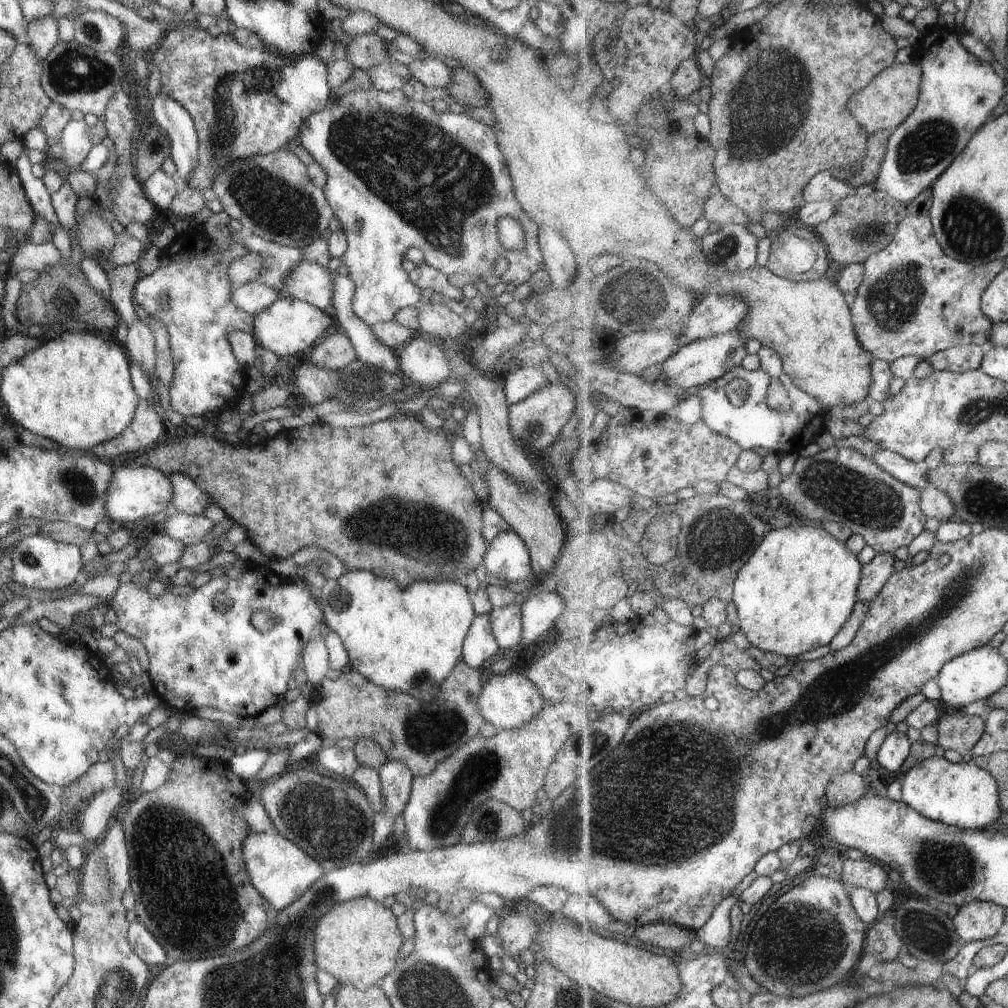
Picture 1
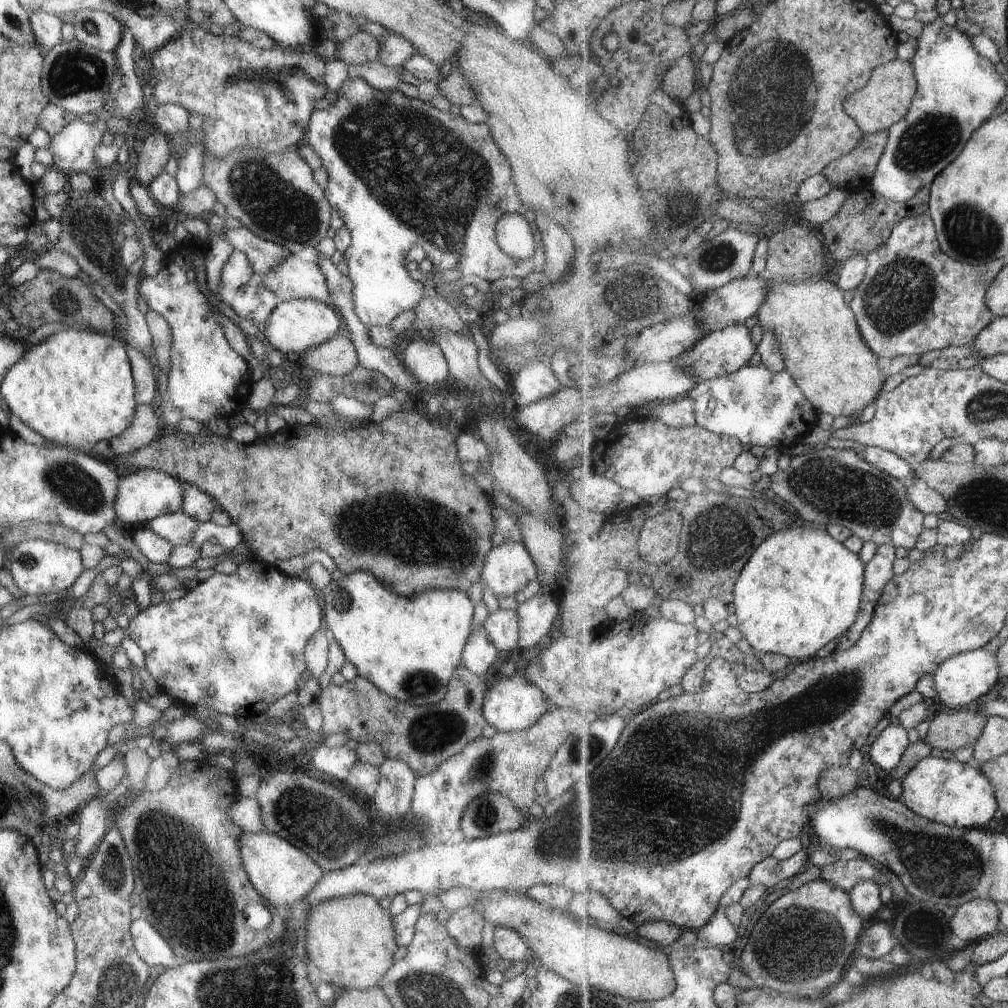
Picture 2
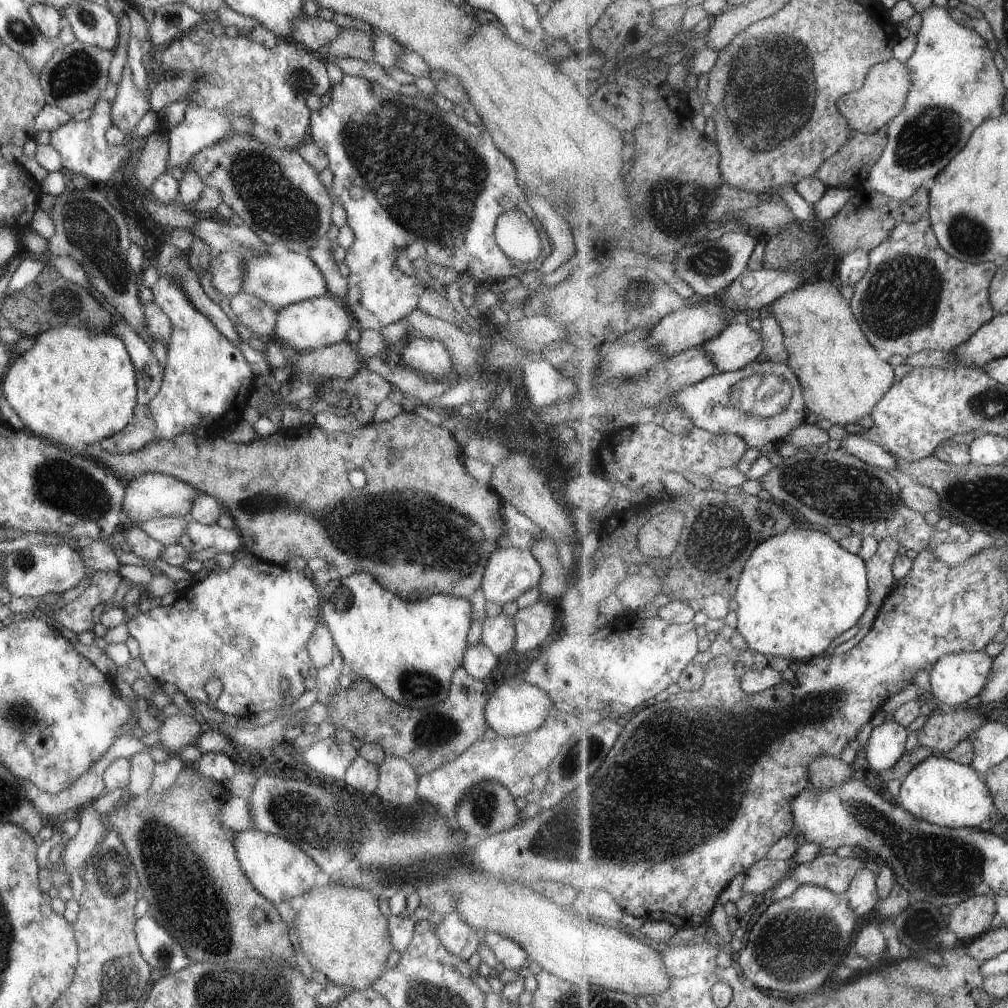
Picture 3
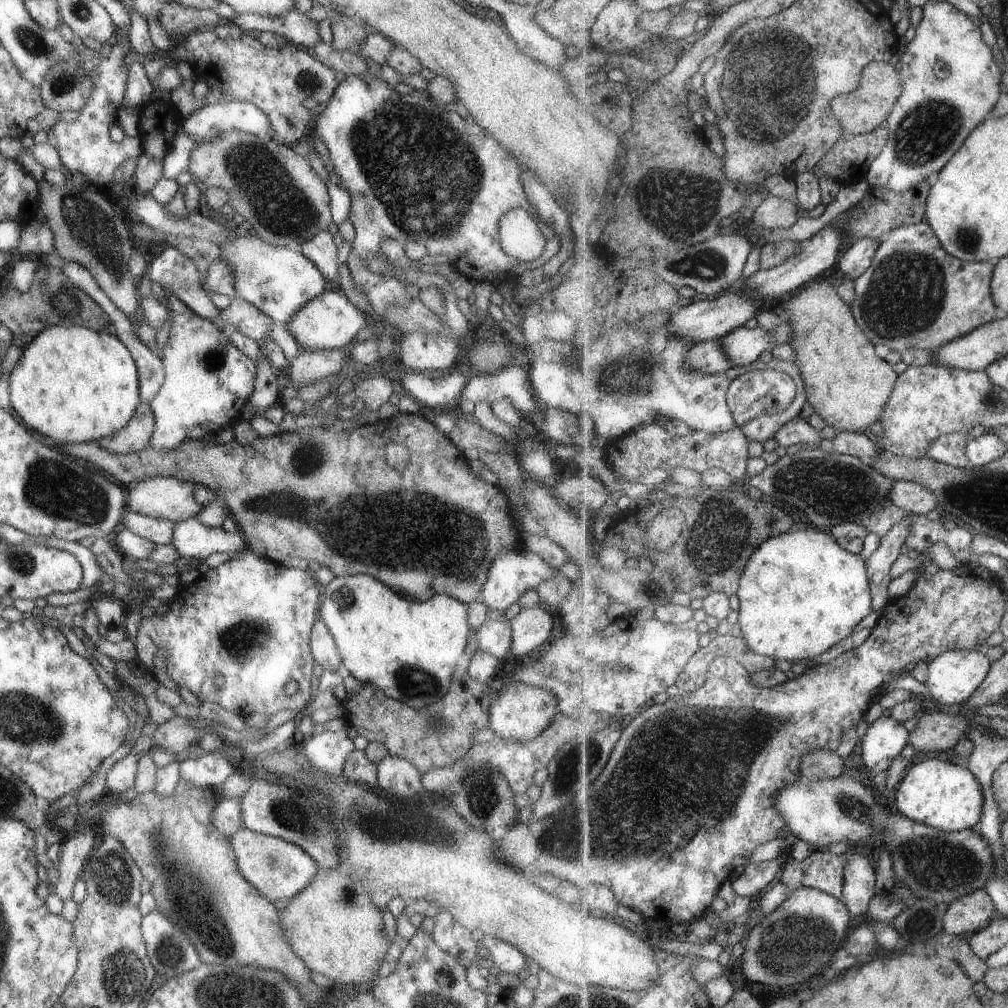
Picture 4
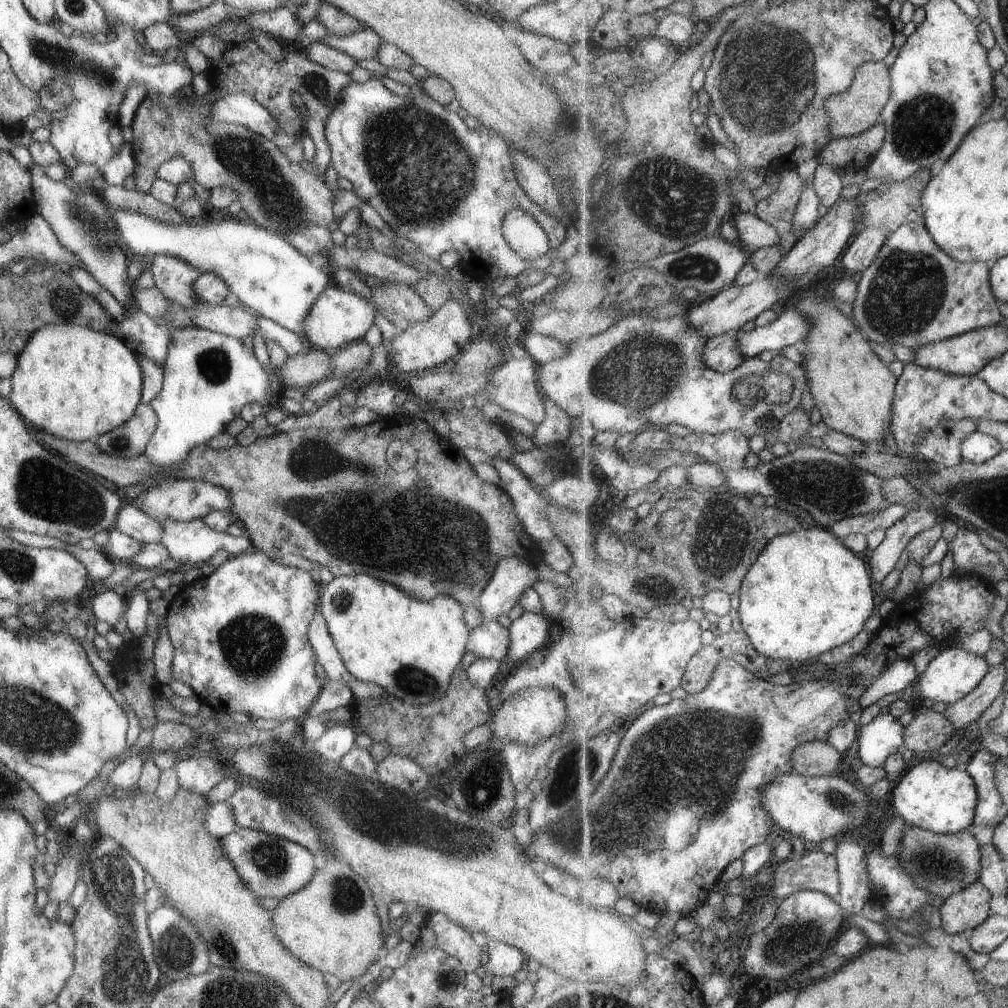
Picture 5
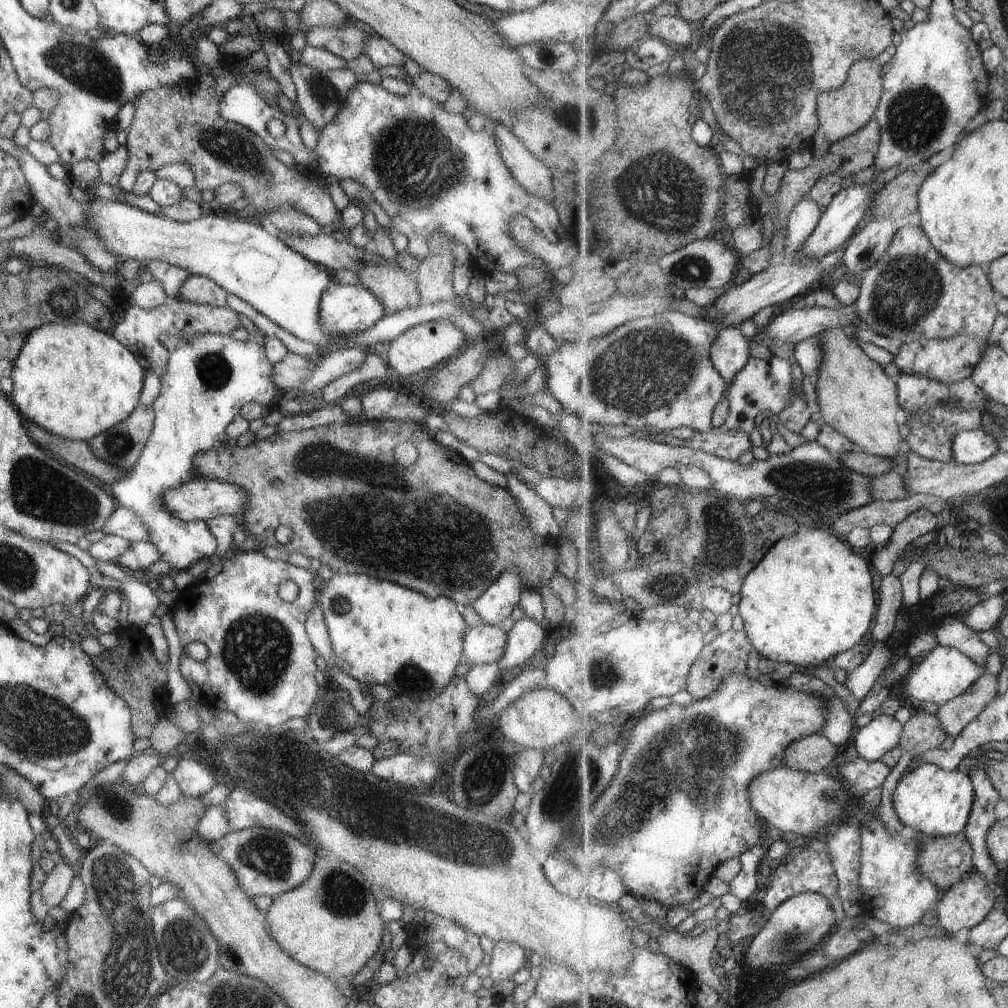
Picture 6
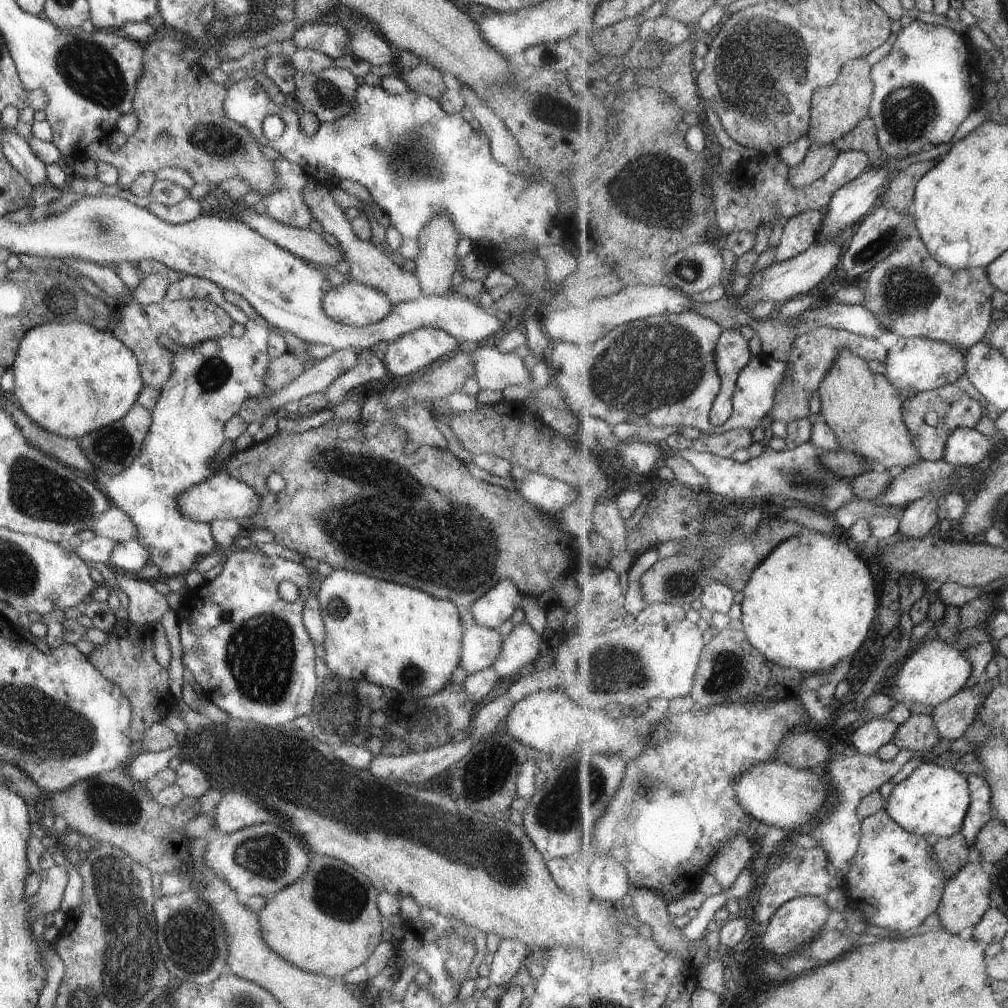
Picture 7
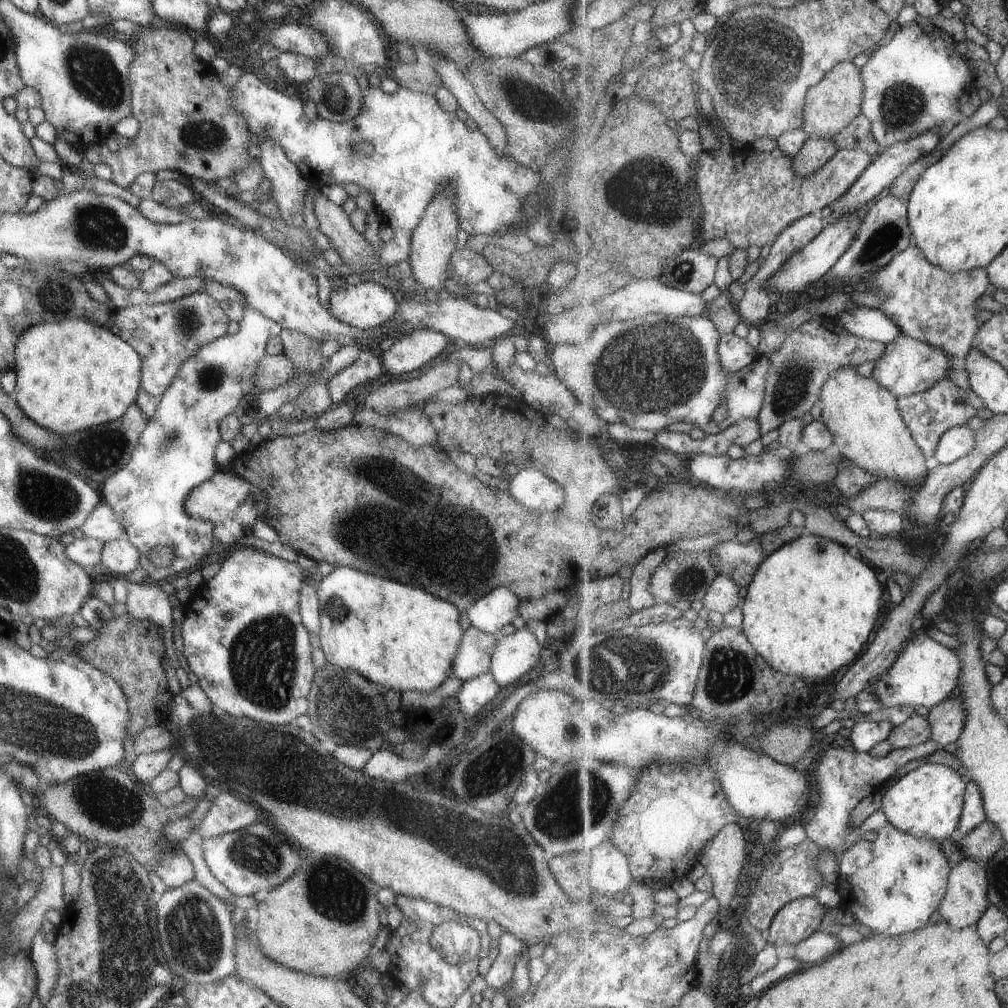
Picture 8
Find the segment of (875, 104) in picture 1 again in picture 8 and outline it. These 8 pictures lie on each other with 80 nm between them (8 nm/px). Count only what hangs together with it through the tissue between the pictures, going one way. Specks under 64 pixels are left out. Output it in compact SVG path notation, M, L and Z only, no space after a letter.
M852 61L839 63L819 83L808 90L808 104L804 112L804 127L809 137L831 139L845 132L850 124L862 114L866 84L862 70Z

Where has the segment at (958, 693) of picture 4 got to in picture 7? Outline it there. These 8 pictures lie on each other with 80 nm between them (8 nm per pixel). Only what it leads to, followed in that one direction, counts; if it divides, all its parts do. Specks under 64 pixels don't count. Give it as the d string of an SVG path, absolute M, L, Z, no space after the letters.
M928 638L918 649L908 652L905 662L894 673L891 687L888 684L883 693L889 693L906 706L914 702L933 705L935 708L964 690L973 676L973 664L962 650L948 645L939 638Z

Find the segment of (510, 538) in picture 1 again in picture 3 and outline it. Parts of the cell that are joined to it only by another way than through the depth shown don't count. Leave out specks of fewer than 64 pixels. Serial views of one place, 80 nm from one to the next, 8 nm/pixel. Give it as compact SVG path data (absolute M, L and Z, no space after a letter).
M497 547L485 563L479 590L483 598L502 606L536 586L541 569L529 549Z

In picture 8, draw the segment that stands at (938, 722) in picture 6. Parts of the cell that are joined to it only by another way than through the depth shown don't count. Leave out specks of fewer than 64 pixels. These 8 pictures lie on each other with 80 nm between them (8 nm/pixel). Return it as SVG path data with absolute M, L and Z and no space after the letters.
M916 713L904 723L893 727L888 741L895 749L916 747L932 739L932 726L928 718Z

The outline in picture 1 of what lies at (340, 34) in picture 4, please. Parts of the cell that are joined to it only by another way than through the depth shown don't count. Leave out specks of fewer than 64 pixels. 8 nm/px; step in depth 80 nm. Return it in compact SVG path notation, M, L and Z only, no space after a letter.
M375 33L357 34L345 45L345 60L363 71L385 61L386 42Z

